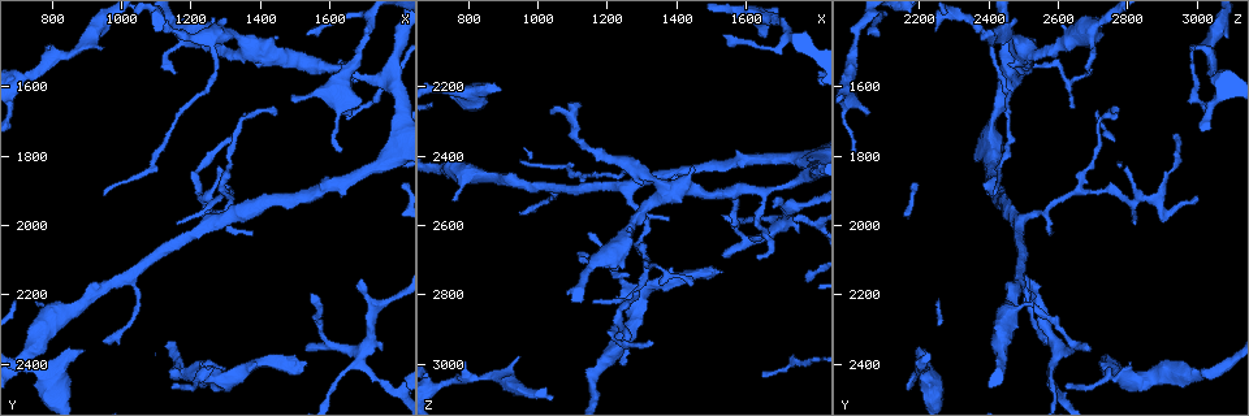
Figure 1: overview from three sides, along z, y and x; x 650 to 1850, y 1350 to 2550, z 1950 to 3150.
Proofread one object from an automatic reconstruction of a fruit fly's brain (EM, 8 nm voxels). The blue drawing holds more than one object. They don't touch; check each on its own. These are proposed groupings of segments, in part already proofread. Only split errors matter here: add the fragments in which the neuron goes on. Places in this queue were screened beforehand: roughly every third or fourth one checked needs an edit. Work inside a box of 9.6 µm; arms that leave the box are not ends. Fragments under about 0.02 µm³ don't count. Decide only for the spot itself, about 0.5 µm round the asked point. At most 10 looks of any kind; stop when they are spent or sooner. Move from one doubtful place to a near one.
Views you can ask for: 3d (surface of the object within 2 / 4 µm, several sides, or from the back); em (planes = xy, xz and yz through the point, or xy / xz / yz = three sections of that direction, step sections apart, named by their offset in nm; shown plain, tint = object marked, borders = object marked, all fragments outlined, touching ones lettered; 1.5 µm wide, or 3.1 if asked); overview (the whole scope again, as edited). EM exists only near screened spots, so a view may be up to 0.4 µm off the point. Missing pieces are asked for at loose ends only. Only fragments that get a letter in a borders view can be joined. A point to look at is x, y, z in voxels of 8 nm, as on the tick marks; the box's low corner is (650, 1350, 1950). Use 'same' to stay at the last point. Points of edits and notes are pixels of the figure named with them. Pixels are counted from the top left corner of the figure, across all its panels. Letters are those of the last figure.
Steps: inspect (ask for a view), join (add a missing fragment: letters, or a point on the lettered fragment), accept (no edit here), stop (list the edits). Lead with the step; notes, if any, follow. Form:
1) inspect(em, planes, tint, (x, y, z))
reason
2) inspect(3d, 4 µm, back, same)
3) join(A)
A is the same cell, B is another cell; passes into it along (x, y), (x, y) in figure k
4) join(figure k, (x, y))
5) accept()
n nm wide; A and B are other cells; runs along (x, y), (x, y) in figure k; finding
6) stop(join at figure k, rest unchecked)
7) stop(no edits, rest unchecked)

inspect(em, yz, step 8, tint, (1240, 1920, 3000))
branch stops here

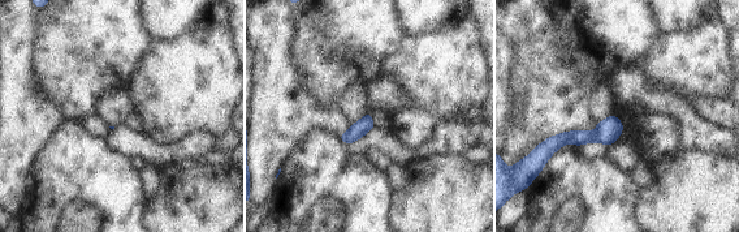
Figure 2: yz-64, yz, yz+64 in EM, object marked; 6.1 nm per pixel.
inspect(em, planes, borders, same)
cut it another way

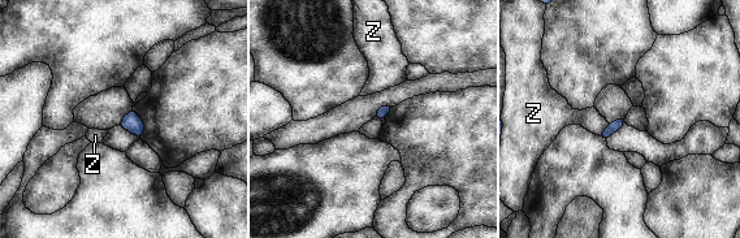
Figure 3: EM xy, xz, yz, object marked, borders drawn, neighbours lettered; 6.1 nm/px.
accept()
Z is another cell; border along (609, 124), (598, 135) in figure 3; no lettered fragment goes on from it

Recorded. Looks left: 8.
inspect(3d, 4 µm, (1440, 1680, 2760))
branch stops here

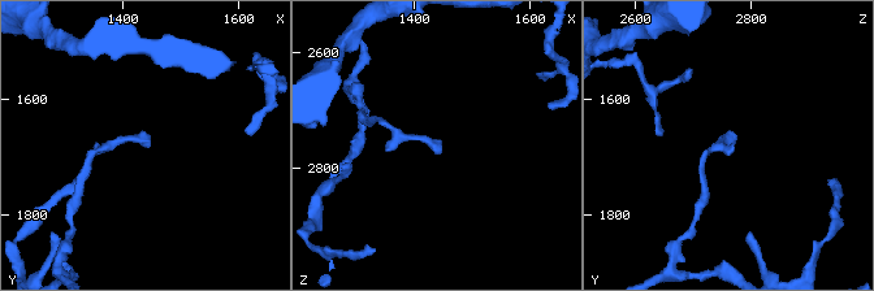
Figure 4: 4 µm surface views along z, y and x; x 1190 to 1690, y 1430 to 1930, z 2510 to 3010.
inspect(em, planes, tint, (1445, 1685, 2755))
now the EM

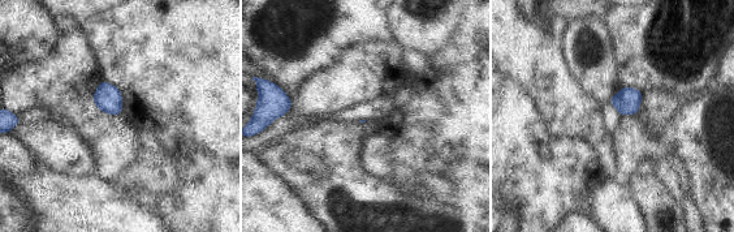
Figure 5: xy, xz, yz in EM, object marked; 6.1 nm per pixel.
inspect(em, planes, borders, same)

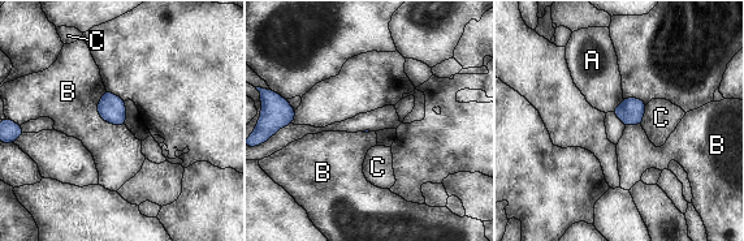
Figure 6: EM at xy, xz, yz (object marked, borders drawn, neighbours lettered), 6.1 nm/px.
accept()
A, B and C are other cells; border along (104, 90), (98, 113), (124, 125) in figure 6; no lettered fragment goes on from it

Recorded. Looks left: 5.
inspect(3d, 4 µm, (940, 1490, 2980))
free end

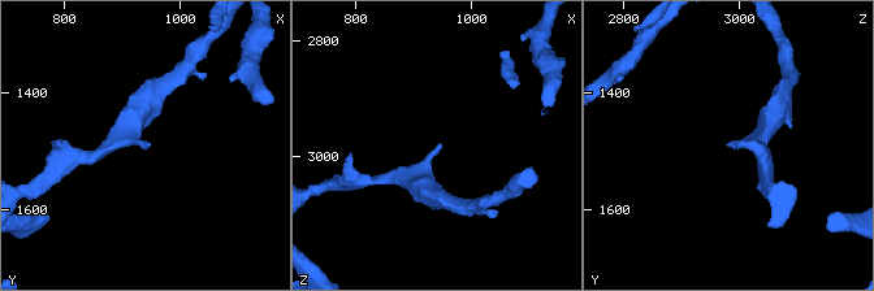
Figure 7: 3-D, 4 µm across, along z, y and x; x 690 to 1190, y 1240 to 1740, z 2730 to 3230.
inspect(em, xy, step 8, borders, (945, 1490, 2980))

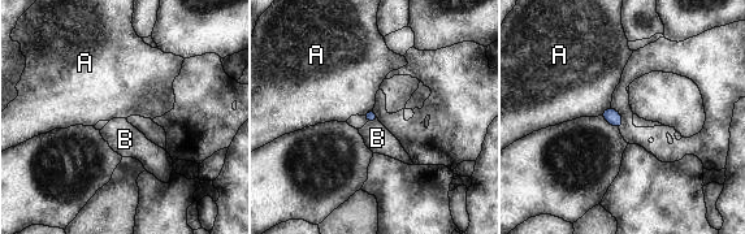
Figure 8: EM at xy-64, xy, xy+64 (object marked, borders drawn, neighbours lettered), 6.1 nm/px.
accept()
A and B are other cells; no lettered fragment goes on from it

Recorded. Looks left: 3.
inspect(em, planes, borders, (1090, 1440, 2250))
free end

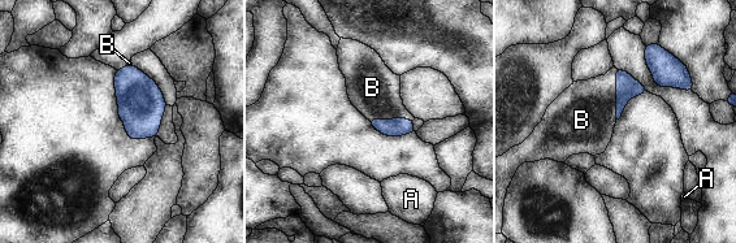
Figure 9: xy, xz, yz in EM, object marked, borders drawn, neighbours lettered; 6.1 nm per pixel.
join(B)
B touches over 320 nm; B is the same cell, A is another cell; passes into it along (627, 87), (617, 94), (583, 116) in figure 9; it goes on there

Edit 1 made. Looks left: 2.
stop(join at figure 9, rest unchecked)

